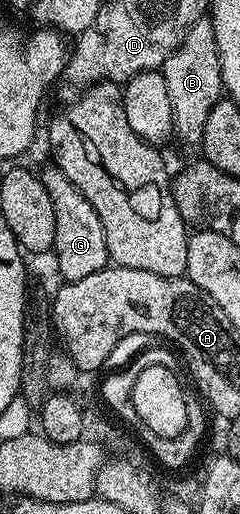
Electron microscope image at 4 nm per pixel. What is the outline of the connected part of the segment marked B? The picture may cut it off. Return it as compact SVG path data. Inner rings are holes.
M207 17L198 19L188 29L180 47L165 60L162 73L166 80L166 92L170 94L173 135L184 142L198 144L206 128L206 116L210 116L210 108L220 101L224 84L220 75L220 53L214 40L214 28Z

